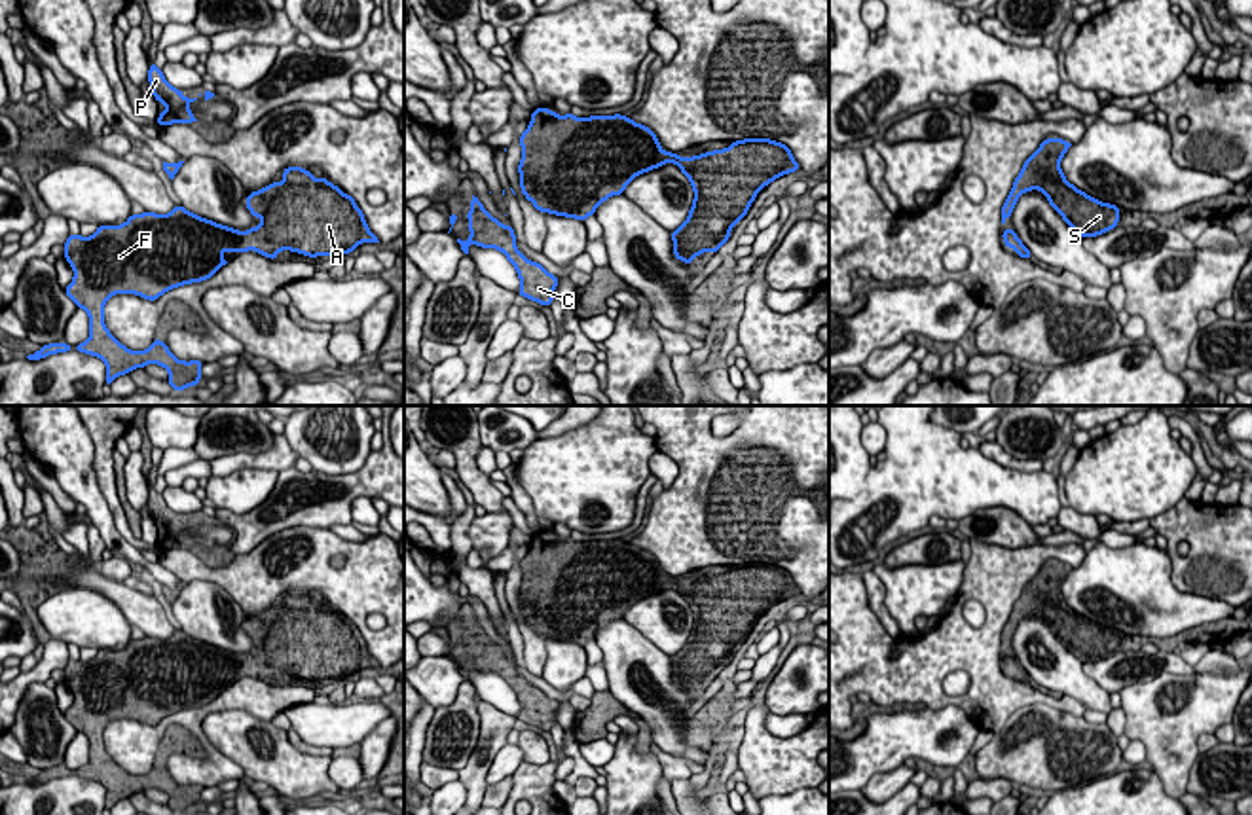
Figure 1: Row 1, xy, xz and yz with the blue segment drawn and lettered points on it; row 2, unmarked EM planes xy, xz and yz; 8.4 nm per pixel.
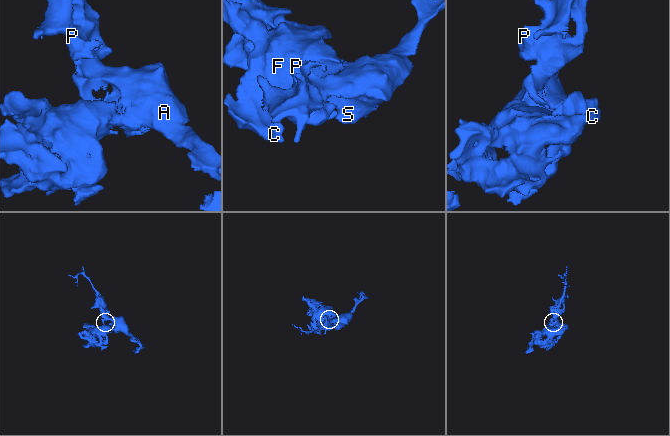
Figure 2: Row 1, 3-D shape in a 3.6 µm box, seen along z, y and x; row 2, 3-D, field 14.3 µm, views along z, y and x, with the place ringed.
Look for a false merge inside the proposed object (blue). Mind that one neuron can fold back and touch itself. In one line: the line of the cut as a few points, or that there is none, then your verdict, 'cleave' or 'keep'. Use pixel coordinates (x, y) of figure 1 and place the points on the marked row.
cut none; keep

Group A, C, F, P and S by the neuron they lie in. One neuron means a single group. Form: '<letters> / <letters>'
A C F P S

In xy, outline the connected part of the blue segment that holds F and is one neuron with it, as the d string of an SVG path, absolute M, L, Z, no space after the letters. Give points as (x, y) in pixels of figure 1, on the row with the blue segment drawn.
M286 167L283 184L247 193L247 208L260 226L237 231L192 214L182 205L169 214L131 214L121 226L97 226L91 237L68 235L64 260L74 269L64 294L89 315L89 337L80 345L49 343L28 360L80 351L106 366L106 383L148 364L169 371L175 392L201 383L201 360L178 360L159 337L146 351L131 351L104 324L104 303L114 294L156 301L165 292L211 279L228 262L222 252L254 250L277 260L281 250L309 258L351 254L362 243L379 243L355 199L338 186Z

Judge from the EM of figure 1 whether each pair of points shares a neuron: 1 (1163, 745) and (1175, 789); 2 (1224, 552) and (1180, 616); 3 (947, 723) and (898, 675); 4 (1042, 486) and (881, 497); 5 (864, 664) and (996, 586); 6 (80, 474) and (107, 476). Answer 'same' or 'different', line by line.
1: same
2: different
3: different
4: same
5: same
6: different

